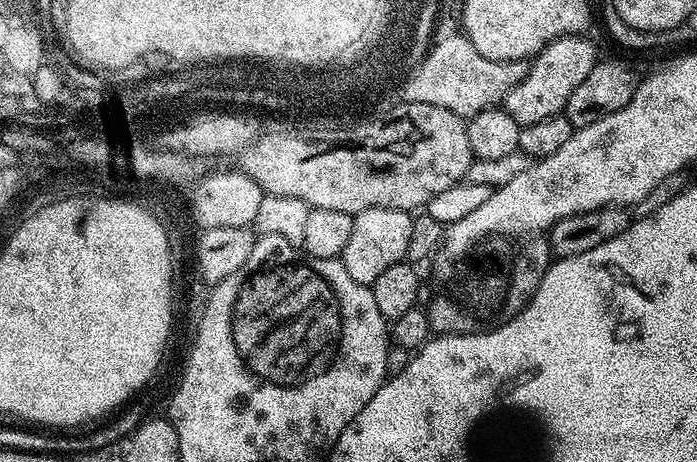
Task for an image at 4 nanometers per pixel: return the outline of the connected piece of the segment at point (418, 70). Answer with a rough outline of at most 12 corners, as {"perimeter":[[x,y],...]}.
{"perimeter":[[463,34],[428,48],[403,103],[471,118],[503,105],[528,60],[490,60]]}

